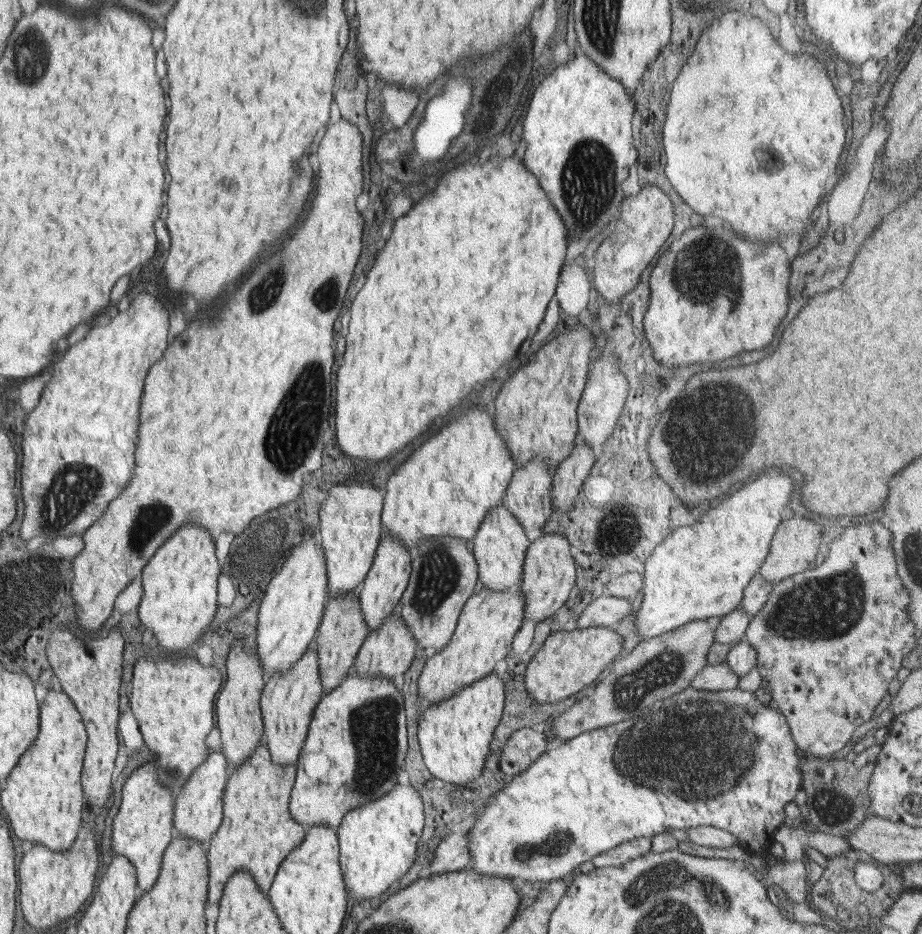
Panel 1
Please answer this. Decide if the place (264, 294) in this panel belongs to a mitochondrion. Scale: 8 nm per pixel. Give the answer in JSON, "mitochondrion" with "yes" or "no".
{"mitochondrion":"yes"}

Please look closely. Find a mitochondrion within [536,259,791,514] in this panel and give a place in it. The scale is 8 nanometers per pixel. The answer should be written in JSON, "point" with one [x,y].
{"point":[701,436]}

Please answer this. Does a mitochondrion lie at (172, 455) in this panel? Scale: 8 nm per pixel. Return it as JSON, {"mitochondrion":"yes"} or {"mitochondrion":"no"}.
{"mitochondrion":"no"}

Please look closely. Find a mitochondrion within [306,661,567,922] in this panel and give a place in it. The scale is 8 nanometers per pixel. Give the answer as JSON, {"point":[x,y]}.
{"point":[374,724]}

